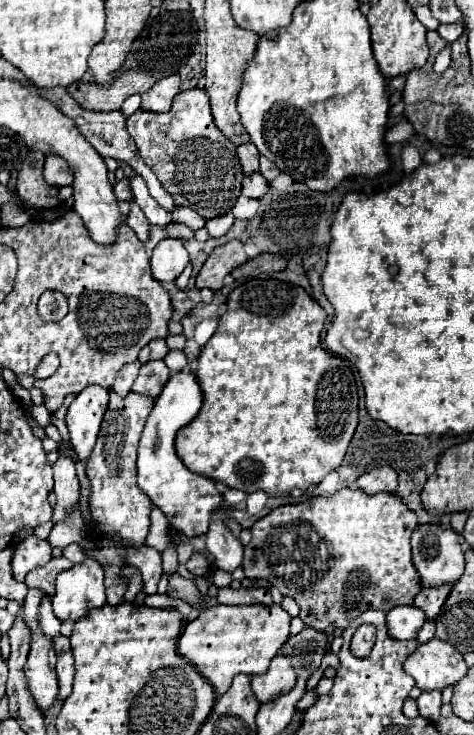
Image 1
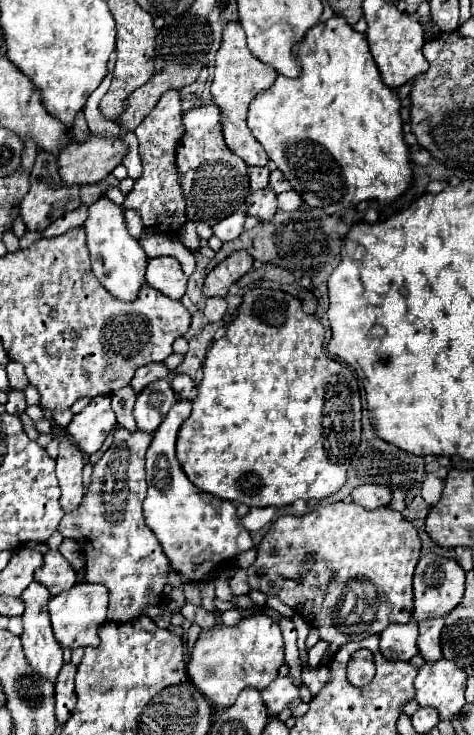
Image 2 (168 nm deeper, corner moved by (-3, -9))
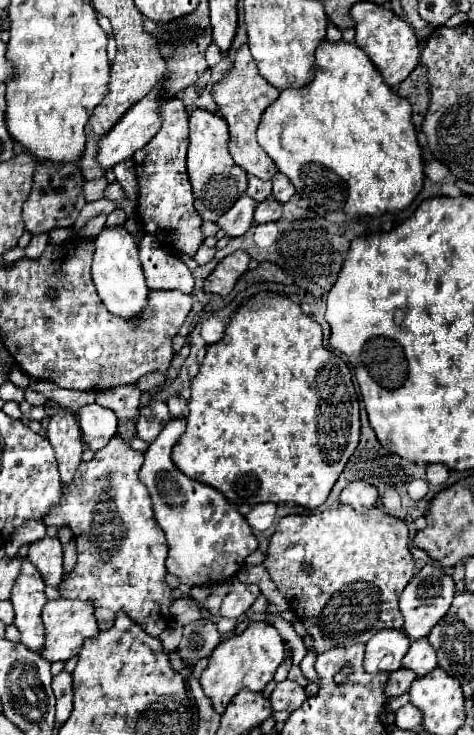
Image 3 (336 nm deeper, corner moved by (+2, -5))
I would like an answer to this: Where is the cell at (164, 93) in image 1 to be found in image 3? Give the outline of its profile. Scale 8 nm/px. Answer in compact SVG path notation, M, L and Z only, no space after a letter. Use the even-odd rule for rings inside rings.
M172 98L162 106L162 128L158 134L134 154L134 168L138 178L138 212L148 234L158 236L176 252L194 258L200 244L206 240L202 234L202 218L194 208L192 184L186 172L188 148L188 112L182 100Z

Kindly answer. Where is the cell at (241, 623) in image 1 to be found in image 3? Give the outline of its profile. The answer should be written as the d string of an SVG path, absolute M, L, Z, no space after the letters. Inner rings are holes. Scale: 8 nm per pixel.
M250 622L242 634L228 636L224 642L216 646L212 656L208 658L208 668L200 676L200 684L204 694L210 698L214 710L222 714L230 704L230 700L242 688L262 692L266 684L274 678L276 668L282 664L282 660L284 660L284 642L278 630L264 622Z

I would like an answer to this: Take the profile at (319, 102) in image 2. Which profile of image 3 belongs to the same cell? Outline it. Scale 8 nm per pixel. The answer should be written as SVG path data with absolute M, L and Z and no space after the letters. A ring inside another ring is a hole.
M322 42L322 46L316 50L316 78L298 90L282 90L278 100L262 114L262 122L258 126L258 144L264 148L264 152L274 160L276 168L288 176L288 180L296 186L296 194L308 202L308 206L328 222L348 222L358 216L382 216L382 214L394 214L406 210L418 192L422 190L424 184L424 160L422 160L422 150L418 146L418 136L416 128L412 124L412 106L406 98L398 96L392 92L388 84L384 84L378 68L370 62L370 58L364 54L362 48L358 48L354 42Z

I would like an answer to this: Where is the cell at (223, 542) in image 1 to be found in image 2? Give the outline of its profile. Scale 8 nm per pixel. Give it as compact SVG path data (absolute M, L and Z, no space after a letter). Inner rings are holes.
M243 568L235 570L235 574L233 574L233 578L231 578L229 584L231 584L233 594L247 594L251 590L249 584L247 584L247 572Z

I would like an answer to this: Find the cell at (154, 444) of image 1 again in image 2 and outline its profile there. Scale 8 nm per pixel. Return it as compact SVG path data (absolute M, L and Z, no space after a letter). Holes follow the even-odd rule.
M177 400L153 434L153 442L147 450L147 496L143 502L143 512L147 526L161 542L173 570L189 580L201 580L221 562L233 560L237 554L253 548L253 540L247 528L241 524L233 502L205 494L193 486L181 470L175 458L175 438L189 414L191 402Z

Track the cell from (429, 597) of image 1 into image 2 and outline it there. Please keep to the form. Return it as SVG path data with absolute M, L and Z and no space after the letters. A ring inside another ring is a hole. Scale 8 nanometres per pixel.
M425 618L419 622L417 646L427 662L441 658L441 644L439 644L441 628L443 628L443 618Z

